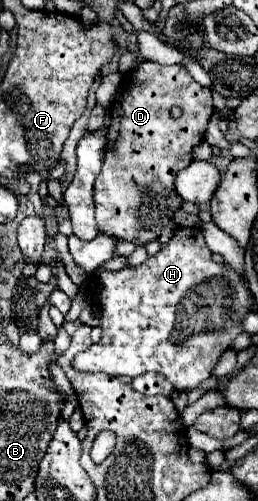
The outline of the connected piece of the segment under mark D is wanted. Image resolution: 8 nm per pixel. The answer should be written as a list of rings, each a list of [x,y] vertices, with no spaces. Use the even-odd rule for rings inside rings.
[[[142,62],[138,68],[134,68],[134,72],[124,76],[116,92],[116,98],[110,106],[110,112],[112,112],[112,124],[108,128],[104,164],[102,172],[94,182],[98,230],[118,240],[130,240],[140,246],[146,246],[148,242],[156,240],[162,234],[164,226],[172,220],[172,212],[180,208],[182,198],[174,190],[174,176],[178,170],[190,164],[192,148],[204,140],[208,120],[214,112],[212,94],[178,64],[162,66],[154,62]],[[172,106],[182,108],[182,116],[178,120],[170,118]]]

